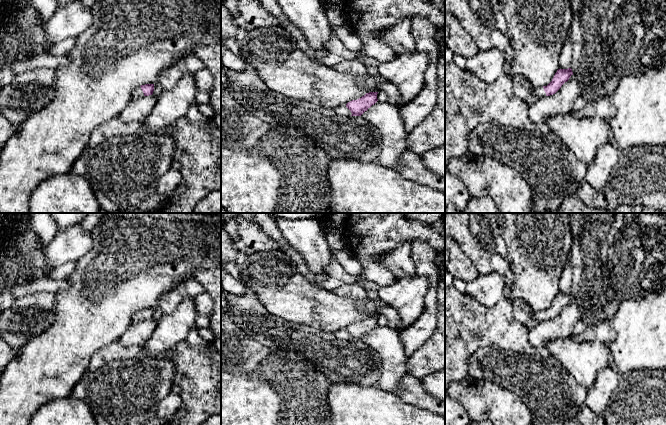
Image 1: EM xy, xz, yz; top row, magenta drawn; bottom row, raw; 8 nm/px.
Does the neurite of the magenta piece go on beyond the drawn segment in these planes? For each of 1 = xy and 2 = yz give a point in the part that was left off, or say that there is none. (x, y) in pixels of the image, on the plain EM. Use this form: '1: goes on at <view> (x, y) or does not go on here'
1: goes on at xy (137, 316)
2: goes on at yz (539, 316)

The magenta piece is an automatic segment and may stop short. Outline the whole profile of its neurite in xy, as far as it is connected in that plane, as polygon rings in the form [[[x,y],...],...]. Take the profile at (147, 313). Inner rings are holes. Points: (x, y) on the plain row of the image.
[[[145,308],[135,311],[132,316],[132,320],[133,322],[149,320],[153,318],[153,315],[154,315],[154,308]]]

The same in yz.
[[[558,293],[552,305],[547,310],[532,311],[531,318],[540,322],[555,318],[561,310],[573,299],[572,293]]]

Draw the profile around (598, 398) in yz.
[[[613,365],[599,370],[595,384],[587,390],[585,404],[596,413],[602,414],[608,407],[611,397],[619,385],[621,374]]]

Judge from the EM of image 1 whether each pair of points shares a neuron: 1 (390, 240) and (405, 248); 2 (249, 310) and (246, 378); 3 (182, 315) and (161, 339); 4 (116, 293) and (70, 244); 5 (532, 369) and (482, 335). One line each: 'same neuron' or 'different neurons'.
1: different neurons
2: different neurons
3: same neuron
4: different neurons
5: different neurons

